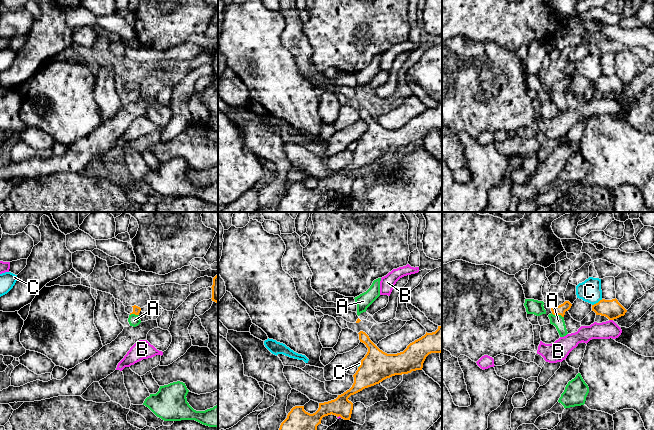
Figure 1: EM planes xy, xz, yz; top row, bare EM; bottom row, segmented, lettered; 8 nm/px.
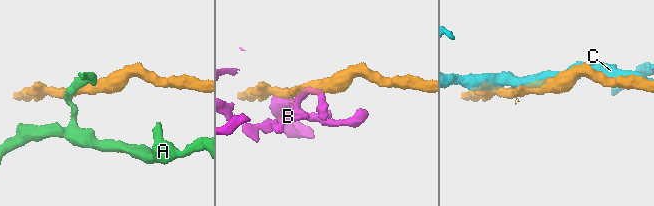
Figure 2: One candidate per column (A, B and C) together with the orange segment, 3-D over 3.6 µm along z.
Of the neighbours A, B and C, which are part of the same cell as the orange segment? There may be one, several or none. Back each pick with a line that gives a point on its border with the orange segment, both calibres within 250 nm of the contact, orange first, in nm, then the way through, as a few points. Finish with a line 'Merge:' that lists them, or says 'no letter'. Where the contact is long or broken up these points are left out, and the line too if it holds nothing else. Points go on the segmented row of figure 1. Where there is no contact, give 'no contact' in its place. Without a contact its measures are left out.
Merge: no letter

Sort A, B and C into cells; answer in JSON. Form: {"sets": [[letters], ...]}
{"sets": [["A"], ["B"], ["C"]]}

